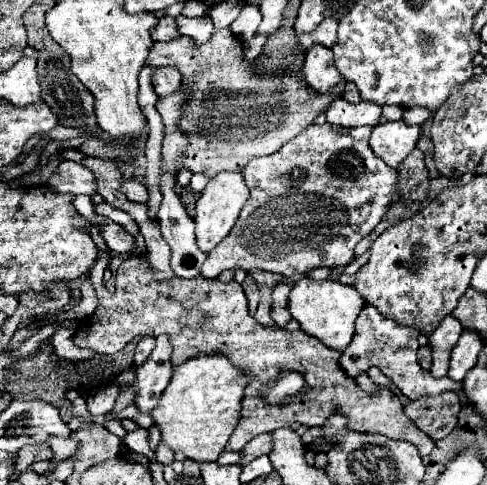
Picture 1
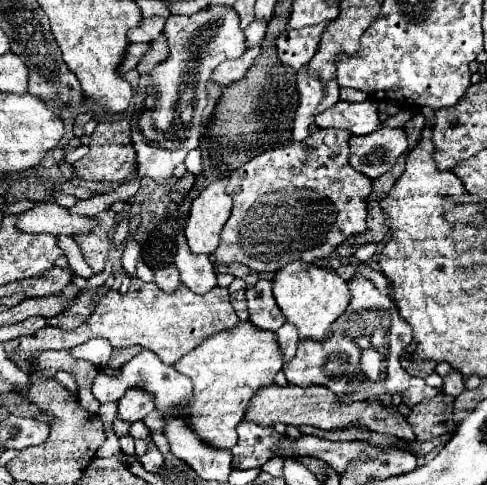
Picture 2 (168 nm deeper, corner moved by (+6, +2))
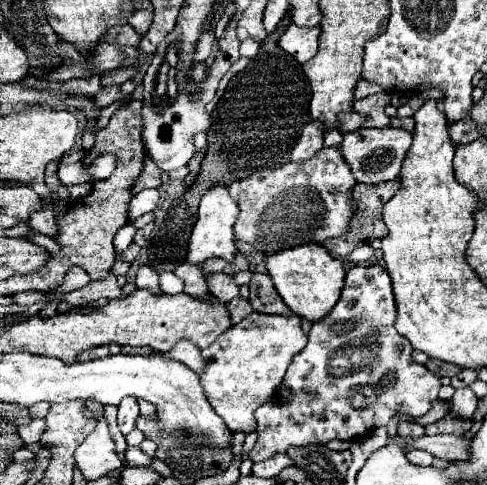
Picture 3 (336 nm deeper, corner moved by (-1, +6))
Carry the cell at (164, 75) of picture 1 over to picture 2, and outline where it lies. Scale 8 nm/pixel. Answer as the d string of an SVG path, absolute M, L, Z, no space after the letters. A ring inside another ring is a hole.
M160 34L156 40L152 40L152 42L150 42L150 48L148 48L148 52L144 54L144 58L140 58L140 62L138 62L136 70L138 70L140 74L152 72L152 68L154 68L156 64L160 64L166 56L168 56L166 38L164 38L164 34Z

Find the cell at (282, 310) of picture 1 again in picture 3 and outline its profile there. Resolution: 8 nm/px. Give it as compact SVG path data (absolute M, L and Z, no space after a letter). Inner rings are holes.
M253 274L249 288L251 288L249 302L255 312L277 314L277 316L291 316L293 314L287 308L287 304L279 298L269 274Z

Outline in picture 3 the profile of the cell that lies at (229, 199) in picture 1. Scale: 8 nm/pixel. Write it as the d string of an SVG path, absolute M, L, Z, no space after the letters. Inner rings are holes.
M223 182L213 184L201 198L199 202L199 212L197 212L197 222L189 240L189 250L187 250L187 262L191 264L203 264L207 258L219 256L225 260L231 260L237 252L235 248L235 236L233 236L233 224L239 216L237 204L231 200L227 186Z

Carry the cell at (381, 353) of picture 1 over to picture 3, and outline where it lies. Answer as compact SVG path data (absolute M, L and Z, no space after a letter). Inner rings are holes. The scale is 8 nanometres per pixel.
M379 264L375 266L353 266L347 270L345 288L327 318L315 322L309 332L307 346L293 358L283 382L293 390L293 400L287 404L267 402L255 410L257 420L257 444L249 452L253 462L263 462L273 454L285 454L293 446L327 440L353 440L385 426L395 412L411 418L419 418L429 412L433 400L437 400L441 380L431 374L425 366L411 360L411 344L395 330L395 298L391 290L391 278Z

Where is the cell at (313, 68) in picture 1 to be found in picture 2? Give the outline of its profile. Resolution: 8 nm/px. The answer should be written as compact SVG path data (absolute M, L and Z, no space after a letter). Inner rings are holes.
M306 66L298 70L298 92L300 92L300 106L296 110L292 138L294 142L302 142L308 138L308 128L314 122L314 116L320 114L324 108L330 108L338 100L338 82L328 82L328 90L318 78L312 78L306 72Z

